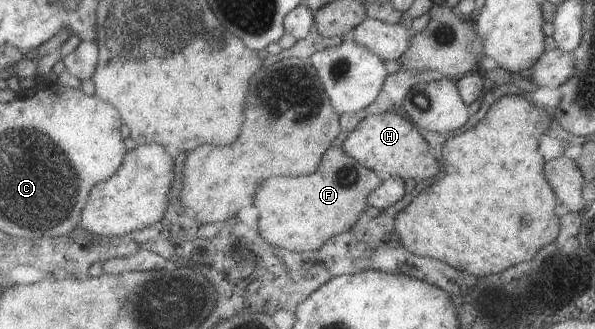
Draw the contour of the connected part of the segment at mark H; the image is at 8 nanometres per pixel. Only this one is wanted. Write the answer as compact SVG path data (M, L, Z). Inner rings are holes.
M403 112L369 115L356 125L342 147L348 157L384 176L415 181L436 178L440 173L440 163L434 157L430 143L424 139L418 128Z

